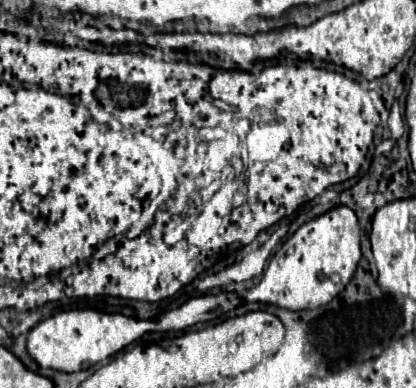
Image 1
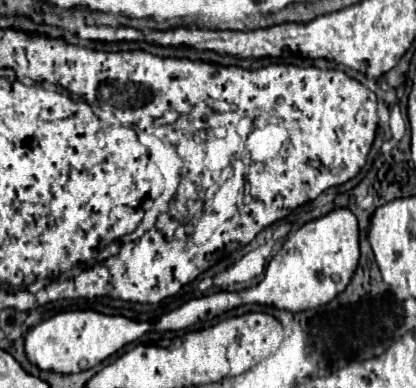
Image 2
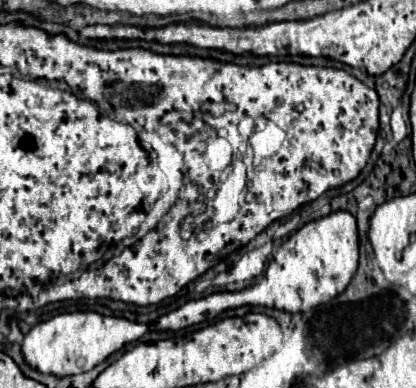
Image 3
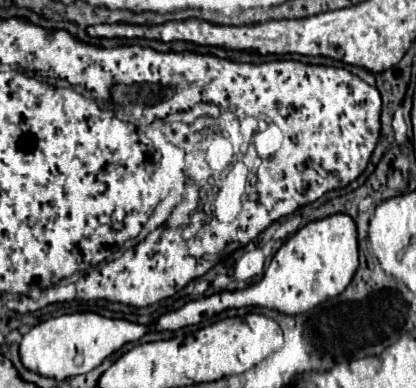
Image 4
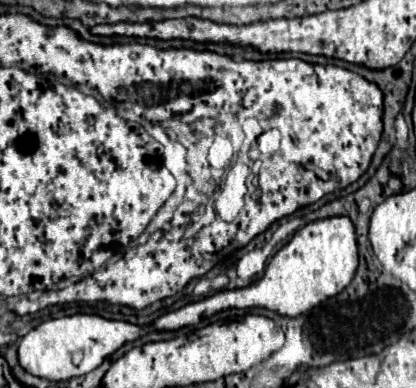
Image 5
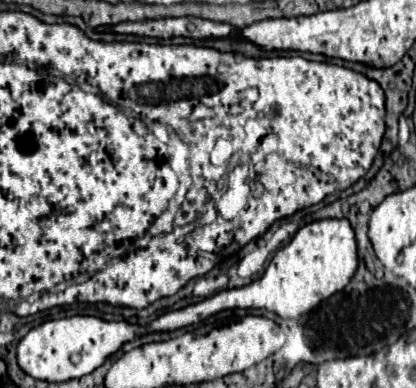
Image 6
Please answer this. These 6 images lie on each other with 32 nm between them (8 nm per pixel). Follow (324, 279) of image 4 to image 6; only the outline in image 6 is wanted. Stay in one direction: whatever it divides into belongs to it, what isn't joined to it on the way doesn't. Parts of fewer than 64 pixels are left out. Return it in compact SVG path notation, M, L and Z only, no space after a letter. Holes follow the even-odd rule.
M316 220L306 224L296 232L296 236L282 246L264 274L246 284L244 288L222 290L198 304L190 304L182 310L174 310L162 314L149 324L150 332L166 332L178 330L182 326L198 324L202 318L208 318L220 310L228 308L264 308L282 318L298 318L304 312L310 312L322 300L340 292L350 278L354 276L358 266L356 254L356 238L348 220ZM194 306L194 308L192 308ZM200 310L200 312L198 312Z

